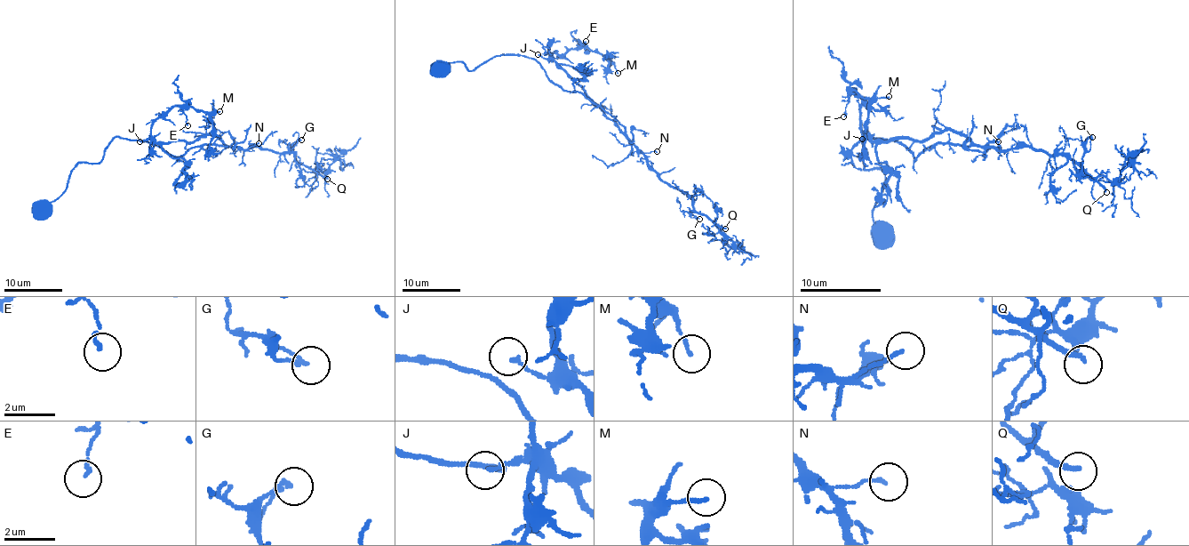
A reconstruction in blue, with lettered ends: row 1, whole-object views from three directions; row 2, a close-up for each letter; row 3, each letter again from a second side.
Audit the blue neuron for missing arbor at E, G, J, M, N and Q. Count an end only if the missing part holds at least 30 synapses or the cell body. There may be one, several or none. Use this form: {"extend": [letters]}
{"extend": ["Q"]}

